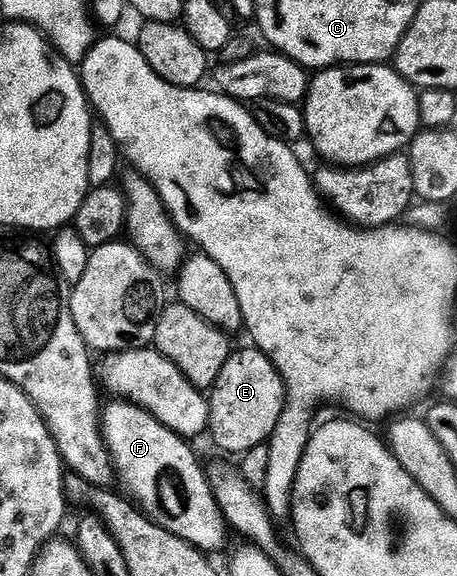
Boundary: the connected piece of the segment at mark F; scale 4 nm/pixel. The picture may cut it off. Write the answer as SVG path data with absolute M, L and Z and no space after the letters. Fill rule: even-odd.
M112 401L103 409L102 415L100 411L100 435L104 440L106 438L106 447L110 450L110 459L114 462L114 471L118 474L118 483L123 492L135 504L139 501L144 501L144 506L141 510L147 516L152 513L154 505L160 505L164 502L164 491L156 491L156 485L164 485L164 483L156 483L156 473L164 473L164 465L176 465L176 469L182 473L180 479L186 485L186 497L183 505L190 504L194 507L194 515L206 515L206 519L210 519L210 515L214 515L214 509L218 506L218 502L214 500L214 488L211 480L206 480L206 475L202 472L202 467L198 464L198 459L194 456L194 451L190 448L191 444L182 436L177 435L174 431L170 431L160 421L156 421L156 417L152 417L144 410L143 407L137 407L134 403L127 403L125 401Z

